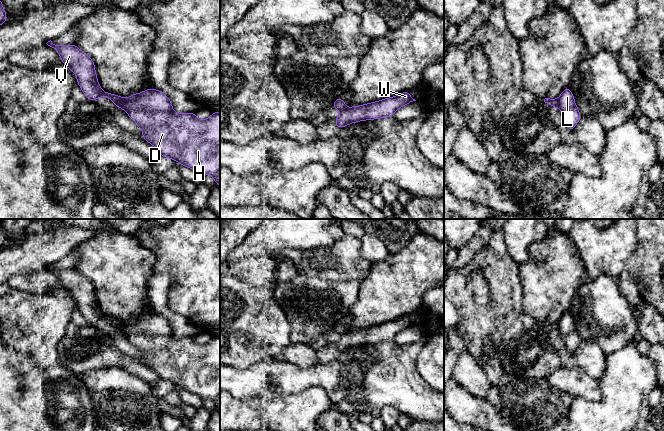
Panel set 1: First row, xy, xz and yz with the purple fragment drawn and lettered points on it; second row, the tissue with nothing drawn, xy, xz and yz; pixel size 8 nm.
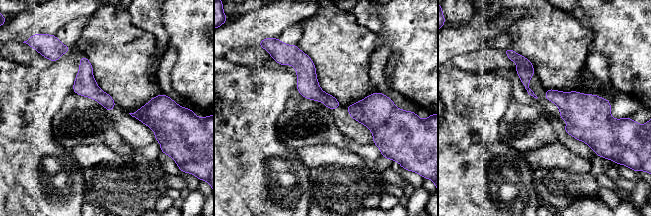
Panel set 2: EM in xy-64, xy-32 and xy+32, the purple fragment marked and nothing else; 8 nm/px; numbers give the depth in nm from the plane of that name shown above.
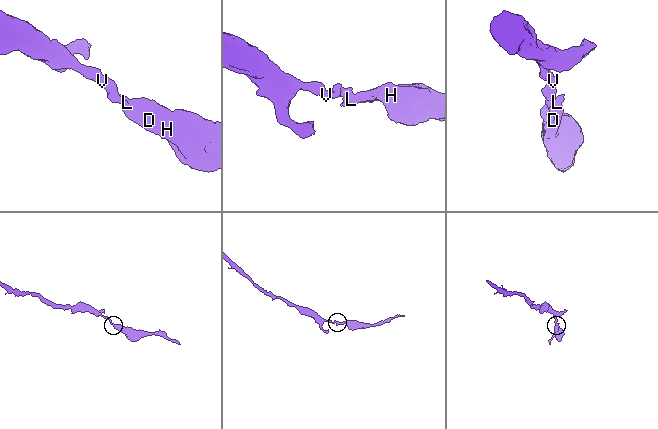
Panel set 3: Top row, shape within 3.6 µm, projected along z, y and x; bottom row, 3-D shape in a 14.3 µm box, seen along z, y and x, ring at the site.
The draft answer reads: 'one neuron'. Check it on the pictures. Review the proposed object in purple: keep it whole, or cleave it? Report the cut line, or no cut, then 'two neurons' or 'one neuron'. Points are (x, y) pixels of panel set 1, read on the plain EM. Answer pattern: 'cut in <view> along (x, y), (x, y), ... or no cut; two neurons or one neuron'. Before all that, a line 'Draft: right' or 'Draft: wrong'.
Draft: wrong
cut in xy along (111, 320), (119, 331); two neurons

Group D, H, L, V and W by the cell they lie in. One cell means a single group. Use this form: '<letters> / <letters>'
D H L W / V

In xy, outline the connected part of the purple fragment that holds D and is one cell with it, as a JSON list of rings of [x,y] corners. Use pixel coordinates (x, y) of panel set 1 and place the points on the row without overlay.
[[[147,313],[129,322],[105,316],[112,321],[119,332],[124,333],[128,340],[143,354],[142,360],[152,368],[160,380],[173,383],[182,390],[211,399],[220,410],[220,336],[214,336],[205,344],[199,344],[195,336],[176,337],[171,324],[163,316]]]

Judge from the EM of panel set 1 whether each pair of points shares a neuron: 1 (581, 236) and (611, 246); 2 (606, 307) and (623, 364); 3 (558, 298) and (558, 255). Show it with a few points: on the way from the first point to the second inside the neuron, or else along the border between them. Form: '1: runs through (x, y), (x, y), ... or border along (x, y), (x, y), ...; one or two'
1: runs through (588, 238), (596, 246), (604, 246); one
2: border along (633, 339), (621, 348), (606, 355); two
3: runs through (558, 287), (558, 266); one

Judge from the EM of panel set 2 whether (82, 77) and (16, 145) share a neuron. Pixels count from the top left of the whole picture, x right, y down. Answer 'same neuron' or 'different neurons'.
different neurons

